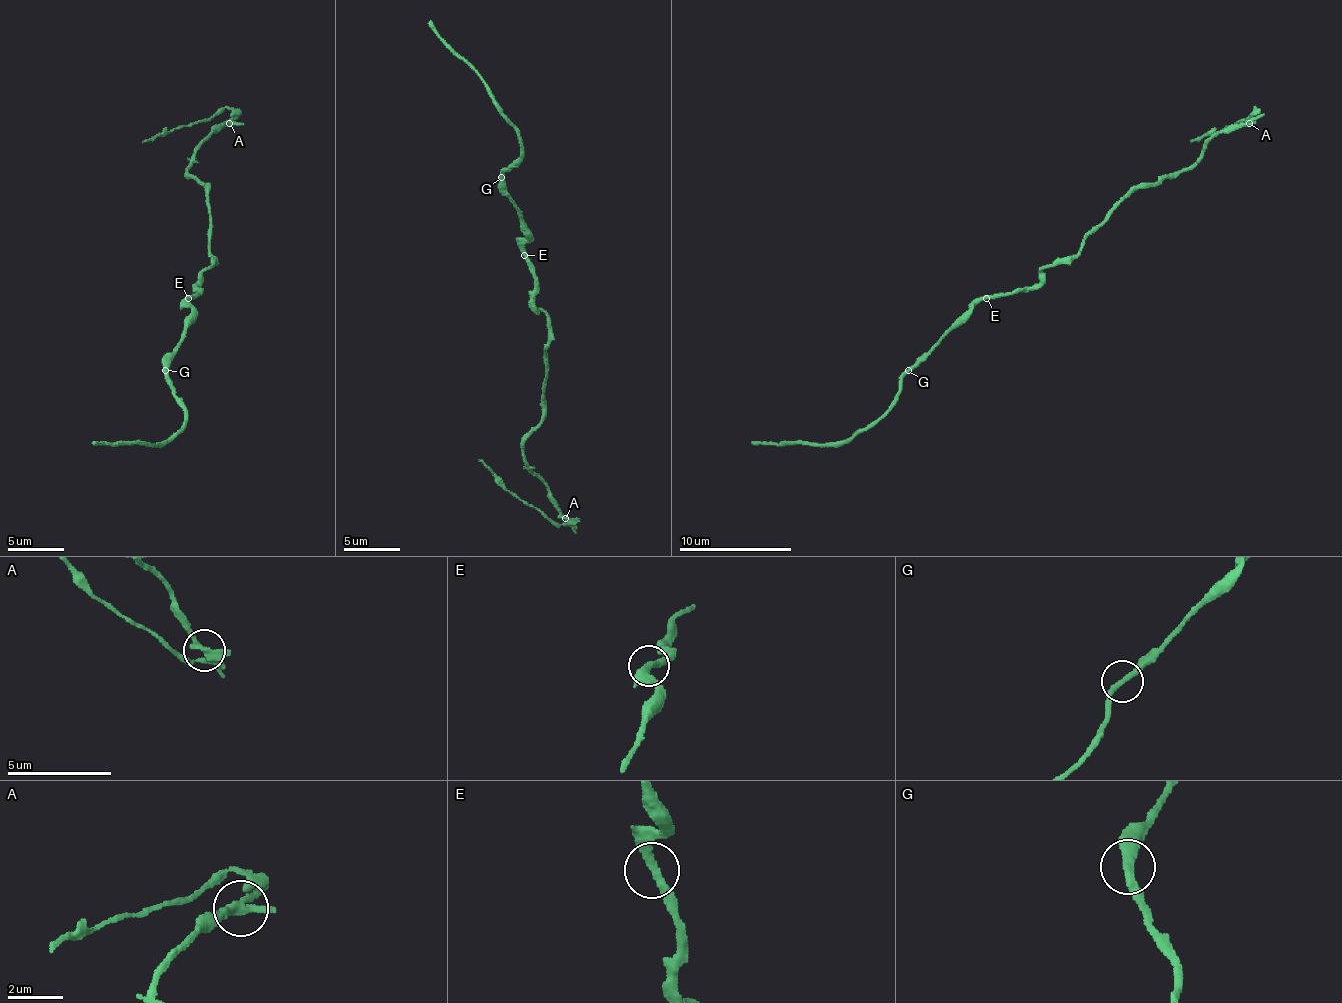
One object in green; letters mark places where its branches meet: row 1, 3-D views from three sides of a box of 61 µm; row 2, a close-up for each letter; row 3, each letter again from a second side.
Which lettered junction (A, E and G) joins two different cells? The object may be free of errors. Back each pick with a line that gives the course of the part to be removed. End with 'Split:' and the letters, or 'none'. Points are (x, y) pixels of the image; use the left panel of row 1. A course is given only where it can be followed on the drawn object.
A: foreign part runs (230, 124), (230, 112), (219, 110), (143, 143)
Split: A

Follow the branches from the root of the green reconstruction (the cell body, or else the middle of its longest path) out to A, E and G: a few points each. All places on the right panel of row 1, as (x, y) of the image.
A: (1043, 269), (1068, 261), (1132, 191), (1158, 185), (1174, 171), (1186, 171), (1219, 132), (1250, 124)
E: (1043, 269), (1043, 281), (1037, 286), (986, 298)
G: (1043, 269), (1043, 281), (1037, 286), (989, 295), (978, 300), (908, 370)

